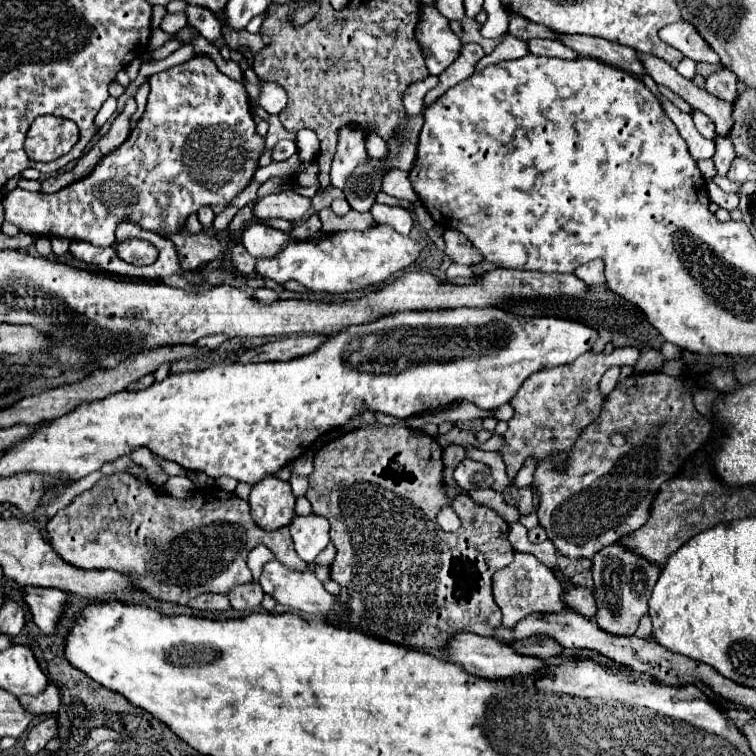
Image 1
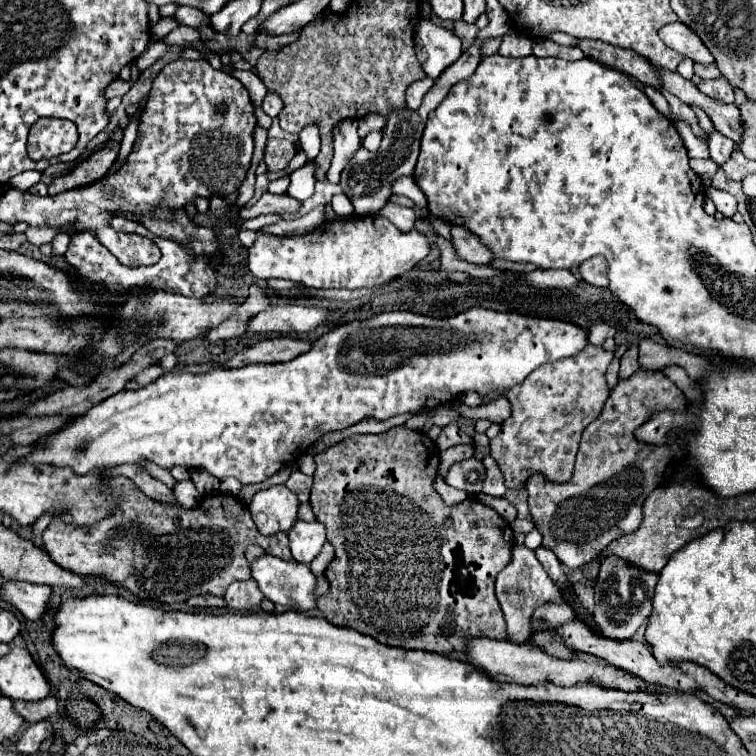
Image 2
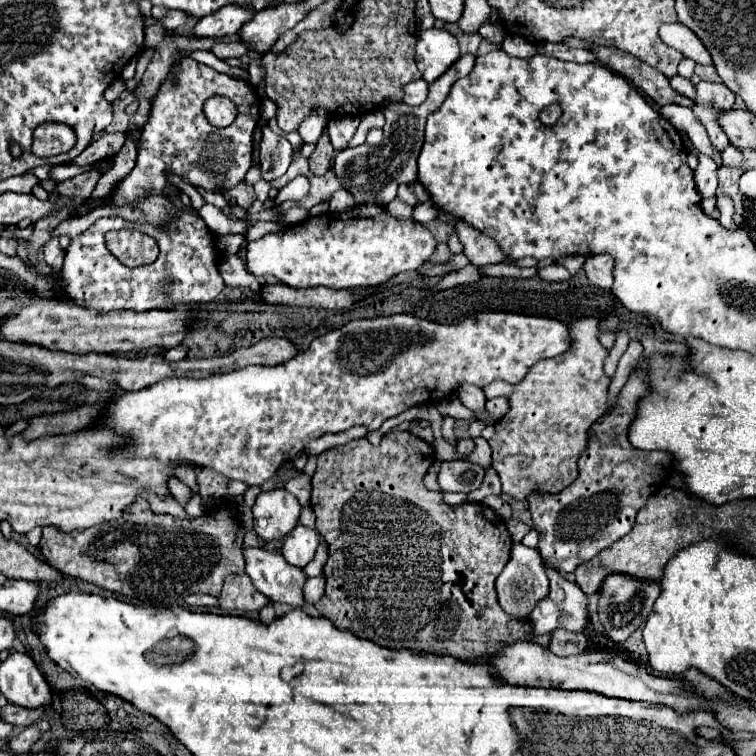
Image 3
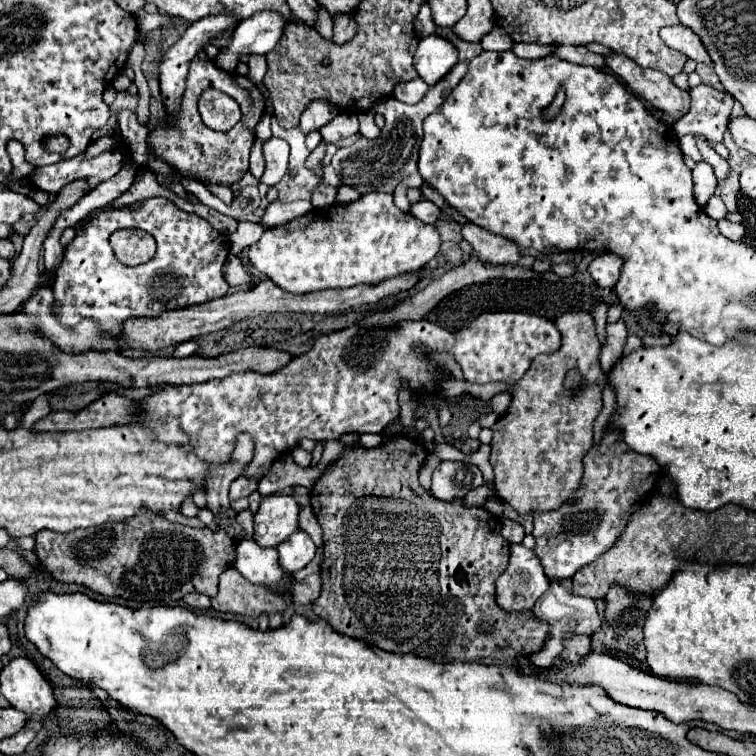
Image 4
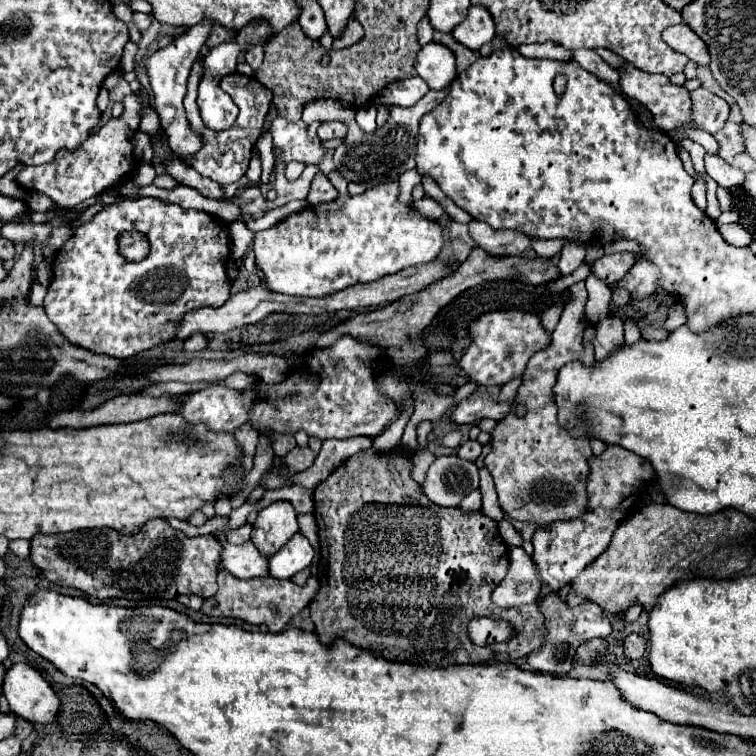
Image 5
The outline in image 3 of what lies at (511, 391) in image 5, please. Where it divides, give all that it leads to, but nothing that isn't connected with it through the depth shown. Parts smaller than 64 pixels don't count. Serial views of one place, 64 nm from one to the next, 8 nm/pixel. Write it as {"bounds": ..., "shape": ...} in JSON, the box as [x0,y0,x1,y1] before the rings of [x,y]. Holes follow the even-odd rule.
{"bounds":[486,398,508,420],"shape":[[[492,398],[492,400],[486,400],[486,414],[492,418],[492,420],[500,420],[506,412],[508,412],[508,400],[506,398]]]}

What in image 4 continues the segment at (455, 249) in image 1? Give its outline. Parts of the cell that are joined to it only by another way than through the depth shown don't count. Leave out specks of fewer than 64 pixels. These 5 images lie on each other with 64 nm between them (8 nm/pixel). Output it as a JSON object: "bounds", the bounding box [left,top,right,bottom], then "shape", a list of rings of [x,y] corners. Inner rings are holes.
{"bounds":[462,224,534,266],"shape":[[[462,224],[462,238],[472,246],[474,256],[480,262],[488,264],[514,264],[514,266],[532,266],[534,260],[518,254],[516,244],[510,240],[486,232],[476,224]]]}

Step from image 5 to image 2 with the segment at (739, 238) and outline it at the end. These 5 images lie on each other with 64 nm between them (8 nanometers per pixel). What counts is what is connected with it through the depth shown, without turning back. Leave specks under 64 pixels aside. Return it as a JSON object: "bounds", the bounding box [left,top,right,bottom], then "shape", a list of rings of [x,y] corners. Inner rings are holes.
{"bounds":[706,186,736,218],"shape":[[[708,186],[706,196],[716,204],[718,212],[722,212],[726,218],[732,218],[732,214],[736,212],[736,198],[724,190],[718,190],[714,186]]]}

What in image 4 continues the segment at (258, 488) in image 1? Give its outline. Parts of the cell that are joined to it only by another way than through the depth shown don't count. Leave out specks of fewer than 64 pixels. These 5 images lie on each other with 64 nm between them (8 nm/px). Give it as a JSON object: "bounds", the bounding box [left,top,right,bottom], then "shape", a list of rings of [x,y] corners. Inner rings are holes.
{"bounds":[254,494,300,548],"shape":[[[282,494],[262,496],[260,508],[254,514],[254,540],[264,548],[276,548],[292,532],[298,530],[298,512],[300,512],[300,506],[292,496],[282,496]]]}

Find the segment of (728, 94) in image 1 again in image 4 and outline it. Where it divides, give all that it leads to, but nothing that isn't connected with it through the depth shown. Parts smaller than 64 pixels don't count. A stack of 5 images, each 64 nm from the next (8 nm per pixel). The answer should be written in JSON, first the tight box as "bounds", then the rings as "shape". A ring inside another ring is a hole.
{"bounds":[672,84,734,142],"shape":[[[706,84],[692,88],[690,98],[692,106],[688,114],[672,128],[678,132],[678,136],[704,134],[710,142],[722,142],[734,98],[728,96],[728,92],[716,88],[712,90]]]}

